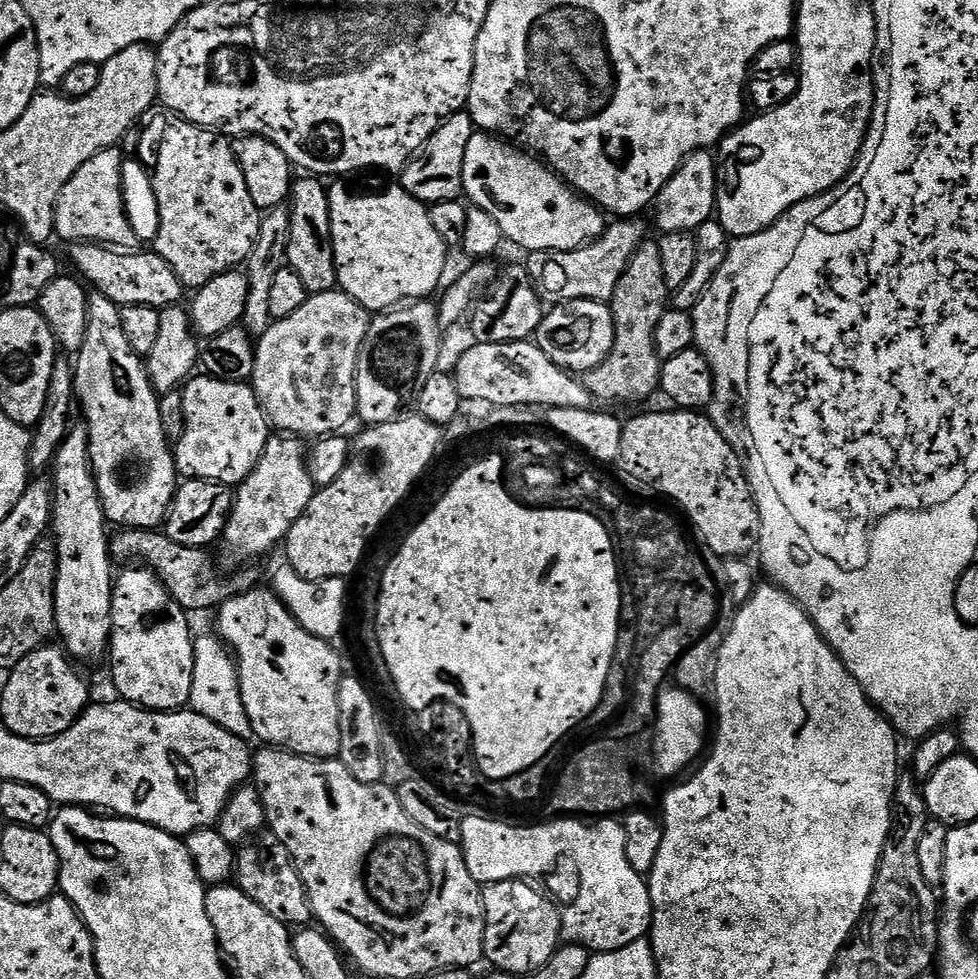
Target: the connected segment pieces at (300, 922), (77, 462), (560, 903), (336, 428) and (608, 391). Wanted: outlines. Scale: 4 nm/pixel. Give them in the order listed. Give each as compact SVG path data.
M271 839L248 842L235 853L235 887L241 888L262 910L274 914L278 922L289 926L308 926L313 923L312 903L308 890L289 856L286 846Z
M76 426L69 431L64 445L54 461L54 495L52 498L51 535L56 535L56 632L61 636L69 657L80 660L96 660L107 653L112 638L112 589L114 587L114 561L110 551L110 531L96 489L92 463L88 453L88 429Z
M468 814L462 822L459 846L464 853L466 870L470 870L477 884L487 886L503 880L539 882L543 891L555 898L554 903L560 909L563 939L570 944L580 944L593 954L622 950L622 946L630 946L630 942L638 942L649 935L652 927L652 899L648 893L648 881L633 875L628 869L623 852L623 833L619 829L609 823L592 829L577 825L518 830L510 823L505 828L492 828L492 819L488 814Z
M339 290L313 292L309 295L308 301L305 302L295 314L290 314L290 318L273 320L271 326L255 341L256 361L254 362L254 370L252 371L250 383L252 389L256 392L256 396L260 399L264 413L268 416L269 425L271 425L277 433L291 434L296 438L305 438L304 436L323 438L345 431L344 427L346 427L351 420L354 420L356 416L356 367L358 366L358 358L360 357L360 347L366 342L369 323L370 313L367 312L358 301L350 298L345 292Z
M645 242L641 244L640 248L634 254L634 258L626 266L626 270L622 274L622 278L618 282L618 286L614 290L610 301L610 307L612 309L612 317L616 323L616 337L614 338L614 346L610 350L610 354L605 358L603 362L598 365L597 368L591 368L589 372L583 373L582 379L586 390L590 390L593 401L602 403L604 406L612 406L608 404L640 404L643 400L648 400L652 395L657 395L660 392L660 365L662 363L658 350L656 349L656 331L658 330L658 322L662 322L662 314L669 307L670 304L670 290L666 286L666 277L662 274L662 254L660 253L659 243Z

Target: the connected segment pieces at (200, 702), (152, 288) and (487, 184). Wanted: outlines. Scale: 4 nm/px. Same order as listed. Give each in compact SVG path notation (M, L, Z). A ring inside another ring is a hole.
M215 635L212 636L204 636L201 640L199 637L195 641L196 665L194 666L191 711L210 718L210 722L222 726L227 732L240 737L241 740L251 741L253 735L250 718L246 714L246 706L241 703L238 665L224 641Z
M83 242L73 243L71 248L72 264L77 268L75 271L95 291L100 292L106 298L110 298L115 304L150 306L163 310L179 305L183 301L180 299L186 295L184 283L180 281L178 274L174 274L170 262L166 262L155 250L148 250L148 252L117 250L103 244L86 244Z
M473 131L470 142L466 145L466 162L462 162L462 182L464 183L464 196L475 207L486 210L486 214L490 214L494 222L498 222L498 226L504 232L505 241L513 240L518 247L528 248L529 253L574 250L581 248L584 244L592 243L604 233L605 213L591 200L581 196L579 192L565 184L544 163L543 159L487 132Z

